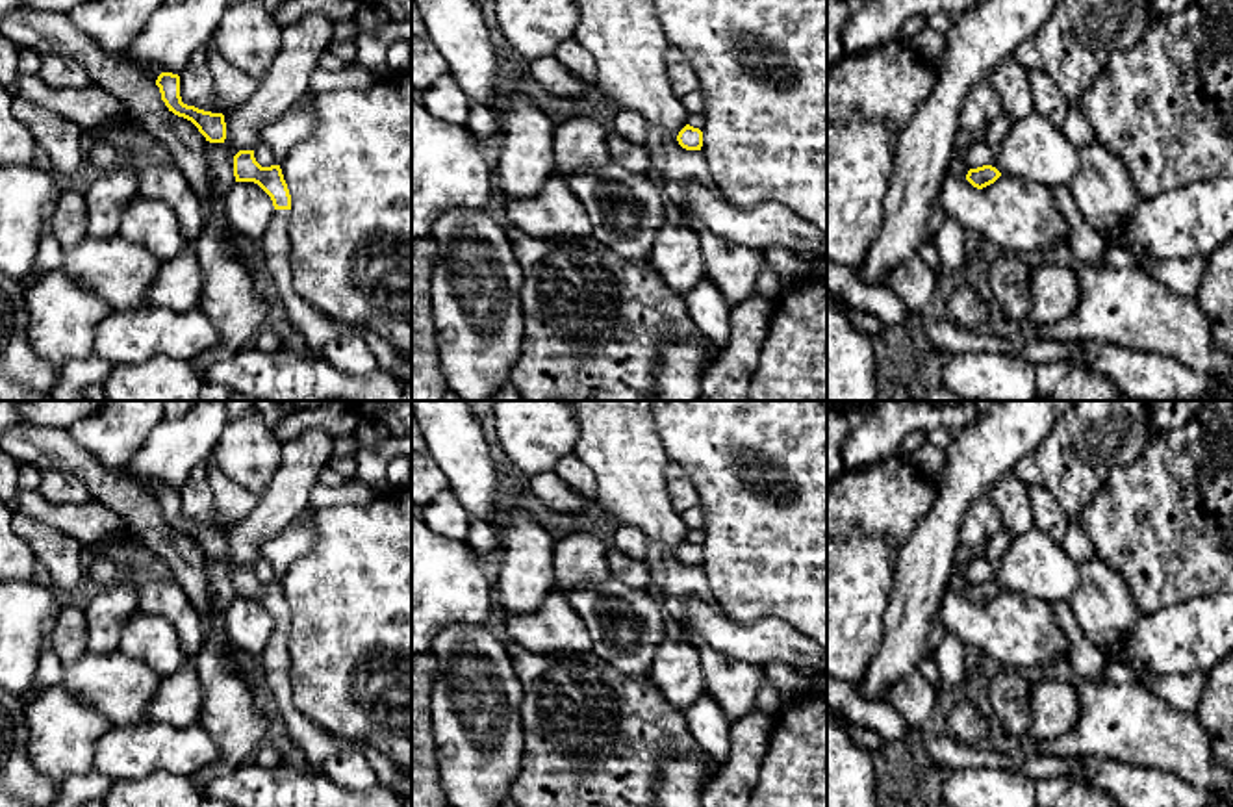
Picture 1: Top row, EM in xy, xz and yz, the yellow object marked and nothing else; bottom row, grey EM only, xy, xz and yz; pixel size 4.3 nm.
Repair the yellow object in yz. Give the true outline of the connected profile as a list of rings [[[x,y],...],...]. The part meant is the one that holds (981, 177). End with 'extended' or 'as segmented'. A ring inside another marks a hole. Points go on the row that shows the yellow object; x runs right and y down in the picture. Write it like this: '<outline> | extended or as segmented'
[[[983,165],[983,167],[977,167],[977,169],[970,169],[968,174],[966,174],[966,180],[973,187],[983,189],[983,187],[994,184],[999,176],[1001,176],[1001,173],[996,167]]] | as segmented

